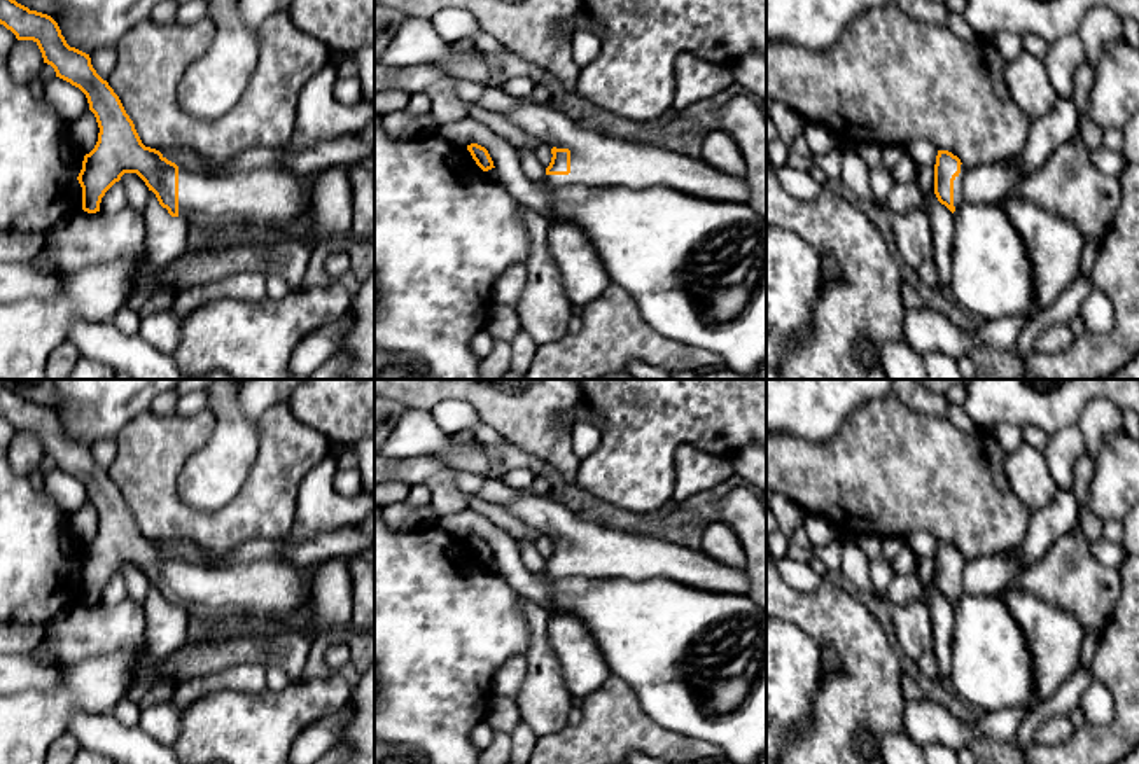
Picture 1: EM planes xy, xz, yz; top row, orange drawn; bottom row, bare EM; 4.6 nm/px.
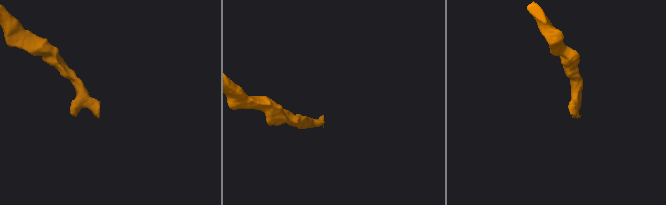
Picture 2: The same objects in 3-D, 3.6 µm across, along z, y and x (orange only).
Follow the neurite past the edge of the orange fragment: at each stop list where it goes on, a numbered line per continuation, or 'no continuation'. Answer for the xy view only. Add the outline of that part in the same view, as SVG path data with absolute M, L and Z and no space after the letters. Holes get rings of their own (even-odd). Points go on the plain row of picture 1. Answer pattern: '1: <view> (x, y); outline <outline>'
1: xy (265, 590); outline M178 558L178 608L189 617L199 619L248 617L289 624L289 617L297 608L304 607L310 610L313 579L315 575L306 575L283 559L205 566Z

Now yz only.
1: yz (957, 588); outline M961 556L961 565L954 572L954 598L959 600L964 596L962 584L961 584L961 575L966 565L966 558Z

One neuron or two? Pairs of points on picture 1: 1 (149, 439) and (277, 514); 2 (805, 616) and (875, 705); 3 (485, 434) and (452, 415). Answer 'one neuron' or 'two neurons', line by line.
1: one neuron
2: one neuron
3: one neuron

